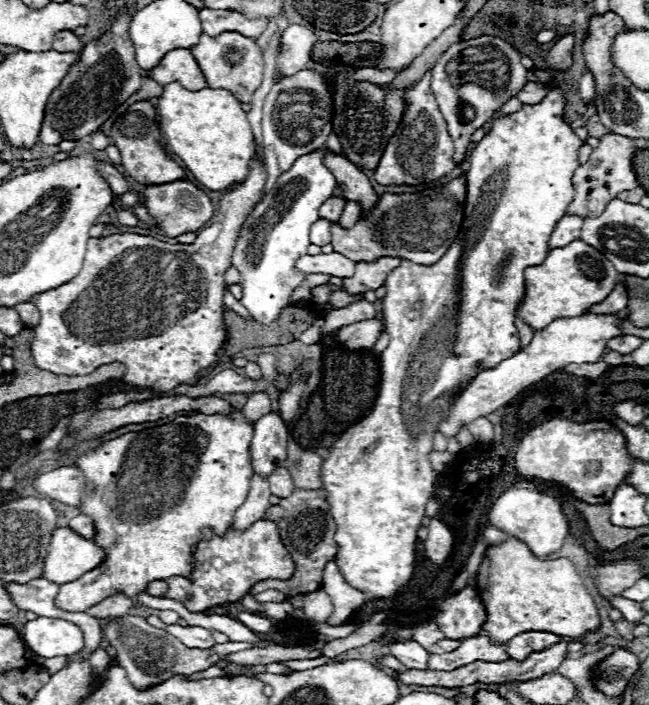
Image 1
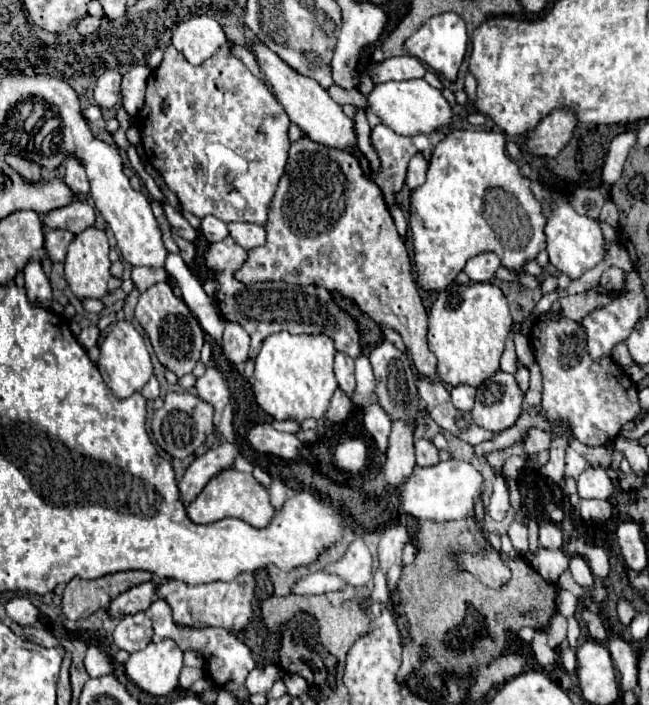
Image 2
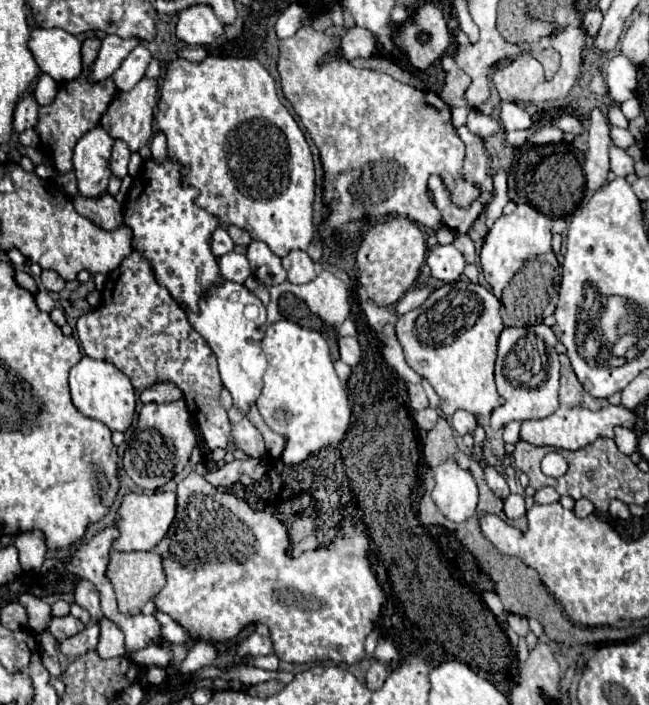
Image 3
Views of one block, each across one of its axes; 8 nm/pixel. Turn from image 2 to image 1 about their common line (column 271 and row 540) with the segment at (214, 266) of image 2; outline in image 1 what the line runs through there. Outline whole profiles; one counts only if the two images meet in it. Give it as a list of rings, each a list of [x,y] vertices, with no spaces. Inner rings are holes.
[[[294,490],[290,494],[290,498],[282,498],[280,504],[270,506],[264,514],[266,520],[276,522],[278,530],[280,530],[280,538],[282,544],[286,546],[286,550],[292,554],[294,566],[296,566],[296,574],[288,580],[262,580],[258,584],[254,584],[250,588],[250,594],[256,596],[264,590],[280,590],[286,596],[294,596],[294,594],[308,594],[314,592],[322,586],[322,574],[324,574],[324,566],[336,556],[338,552],[338,544],[334,542],[334,532],[336,532],[336,524],[334,524],[334,516],[330,512],[330,504],[326,502],[326,492],[324,490]]]

